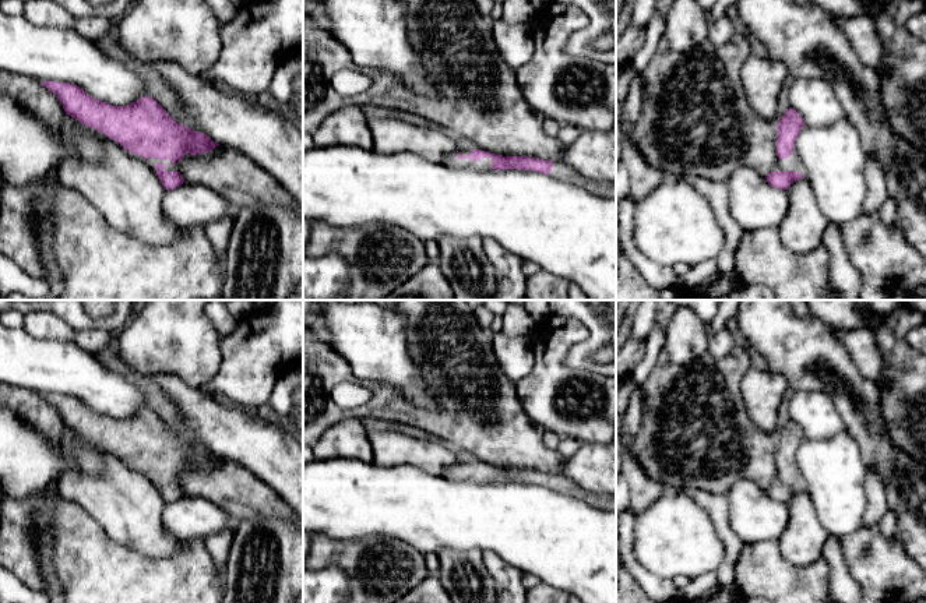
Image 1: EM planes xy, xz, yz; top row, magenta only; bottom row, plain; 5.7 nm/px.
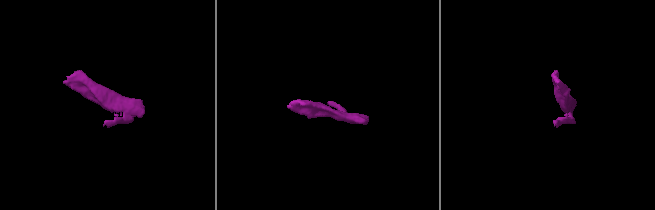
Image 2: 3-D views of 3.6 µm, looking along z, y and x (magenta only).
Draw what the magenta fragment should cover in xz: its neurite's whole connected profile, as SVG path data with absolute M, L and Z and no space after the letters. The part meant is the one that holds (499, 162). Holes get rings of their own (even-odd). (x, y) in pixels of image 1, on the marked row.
M460 138L457 141L455 151L444 158L444 163L455 168L469 168L478 172L507 169L534 170L581 187L598 197L616 198L616 183L588 179L563 162L490 154L468 138Z

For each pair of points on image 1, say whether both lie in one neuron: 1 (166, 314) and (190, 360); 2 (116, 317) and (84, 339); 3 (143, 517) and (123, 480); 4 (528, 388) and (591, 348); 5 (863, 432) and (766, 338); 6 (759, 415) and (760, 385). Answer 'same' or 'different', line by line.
1: same
2: different
3: same
4: different
5: same
6: same

